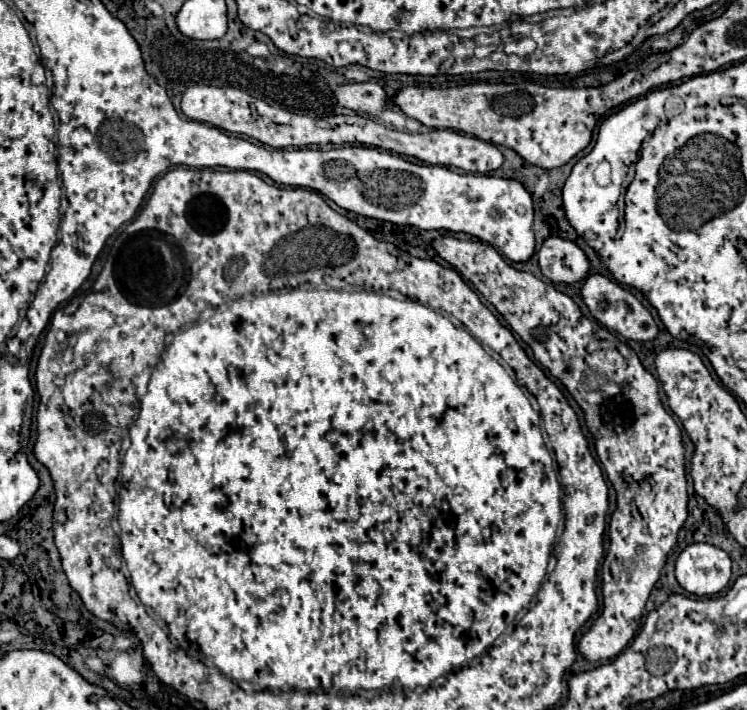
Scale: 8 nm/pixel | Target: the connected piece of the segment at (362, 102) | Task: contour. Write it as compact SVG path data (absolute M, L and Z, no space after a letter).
M351 82L341 84L333 90L335 100L339 106L345 106L355 112L365 114L379 114L385 110L385 90L375 82Z

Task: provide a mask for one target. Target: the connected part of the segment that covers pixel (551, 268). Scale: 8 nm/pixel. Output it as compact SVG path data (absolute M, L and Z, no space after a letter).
M547 238L537 256L541 274L551 282L575 284L589 272L589 260L585 252L575 242L565 238Z

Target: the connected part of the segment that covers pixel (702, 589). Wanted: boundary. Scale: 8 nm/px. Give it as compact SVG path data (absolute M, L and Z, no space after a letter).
M689 544L677 558L675 576L693 596L719 594L731 580L731 558L711 544Z

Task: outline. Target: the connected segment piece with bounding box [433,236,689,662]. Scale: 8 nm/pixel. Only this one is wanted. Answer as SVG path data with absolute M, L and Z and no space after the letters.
M443 236L443 238L437 238L437 240L433 242L433 248L435 248L437 254L439 254L445 262L449 262L463 278L467 278L467 280L487 298L487 302L491 302L491 304L497 308L497 312L509 322L509 326L513 328L513 332L517 332L517 334L521 336L521 340L527 342L527 344L533 348L535 358L537 358L557 380L563 382L563 386L569 390L569 394L575 398L575 402L577 402L577 404L583 408L583 412L585 412L587 426L589 426L591 434L595 436L595 450L597 450L597 456L599 456L601 464L605 466L607 476L609 476L609 480L611 480L611 484L613 484L613 488L615 488L615 492L617 492L617 510L615 510L613 516L611 516L611 524L609 524L611 546L609 546L607 558L605 558L605 562L603 562L603 574L601 574L601 576L603 576L603 612L601 612L601 616L593 622L593 626L583 634L583 638L581 638L581 642L579 642L579 652L581 652L587 660L591 660L591 662L611 660L611 658L615 658L615 656L633 640L635 632L639 630L641 618L643 618L645 602L647 602L647 598L649 598L649 594L651 594L655 582L659 580L659 574L661 574L661 570L663 570L663 566L665 566L665 558L667 558L669 550L675 546L677 534L679 534L681 526L685 524L688 517L687 505L689 496L685 470L685 446L683 446L683 440L681 440L681 430L679 430L677 422L671 418L671 414L663 408L661 398L659 398L659 384L657 384L657 380L643 368L643 364L641 364L641 360L637 358L637 354L631 354L629 358L625 358L625 356L617 350L619 340L617 340L609 330L605 330L601 324L587 320L587 318L583 316L583 312L579 310L579 306L577 306L567 294L557 292L551 284L545 284L543 280L535 278L535 276L529 274L529 272L519 272L519 270L515 270L511 264L507 264L507 262L501 258L501 254L499 254L493 246L489 246L489 244L485 244L485 242L457 240L457 238L451 238L451 236Z

